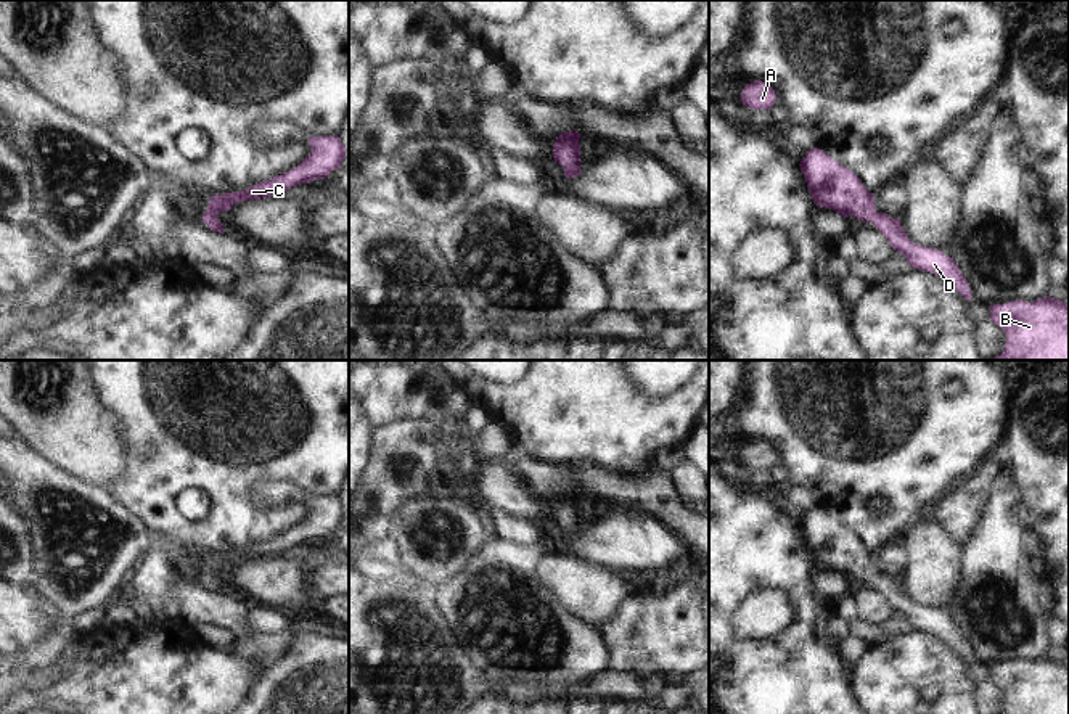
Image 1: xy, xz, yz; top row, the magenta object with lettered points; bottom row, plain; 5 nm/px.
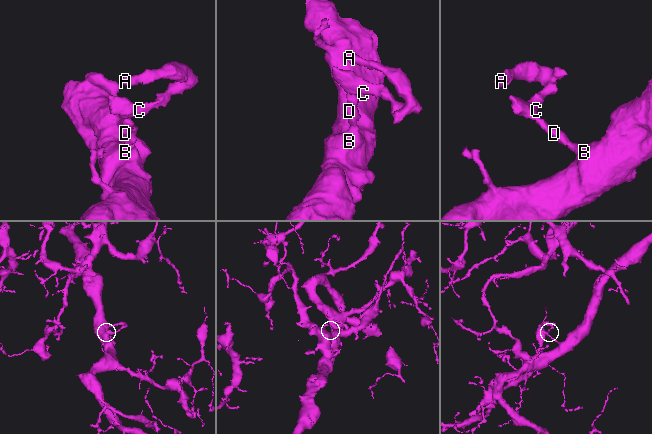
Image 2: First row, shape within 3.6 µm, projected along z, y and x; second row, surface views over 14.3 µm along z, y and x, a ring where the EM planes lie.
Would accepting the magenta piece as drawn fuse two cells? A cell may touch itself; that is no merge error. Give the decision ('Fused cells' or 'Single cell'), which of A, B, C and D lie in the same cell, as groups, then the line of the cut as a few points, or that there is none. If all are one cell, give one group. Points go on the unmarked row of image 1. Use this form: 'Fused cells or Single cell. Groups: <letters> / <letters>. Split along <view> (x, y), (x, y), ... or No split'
Single cell. Groups: A B C D. No split

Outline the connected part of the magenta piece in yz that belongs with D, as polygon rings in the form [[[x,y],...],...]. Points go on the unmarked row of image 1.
[[[820,508],[807,511],[799,526],[815,566],[833,569],[844,579],[854,576],[858,581],[871,582],[913,629],[939,635],[968,661],[973,659],[968,642],[955,621],[936,608],[911,603],[900,579],[876,571],[874,555],[850,529],[836,523]]]

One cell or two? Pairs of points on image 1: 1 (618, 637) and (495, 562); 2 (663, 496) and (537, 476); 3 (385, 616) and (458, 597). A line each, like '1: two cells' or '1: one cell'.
1: two cells
2: one cell
3: two cells

